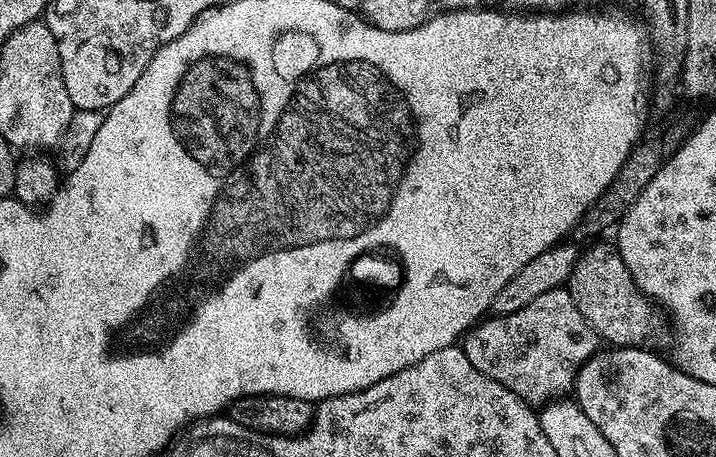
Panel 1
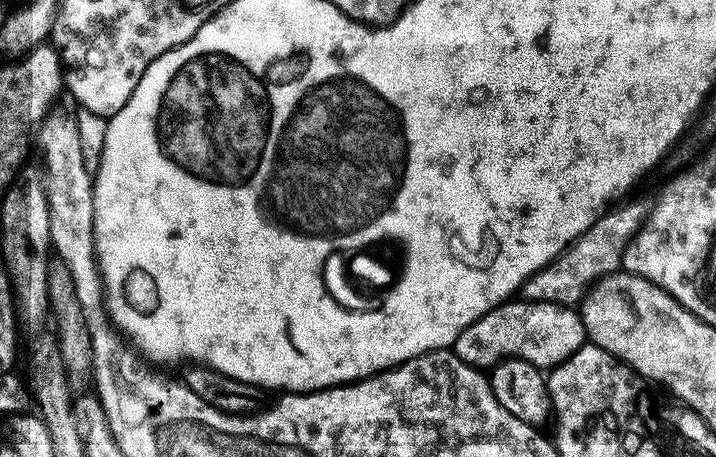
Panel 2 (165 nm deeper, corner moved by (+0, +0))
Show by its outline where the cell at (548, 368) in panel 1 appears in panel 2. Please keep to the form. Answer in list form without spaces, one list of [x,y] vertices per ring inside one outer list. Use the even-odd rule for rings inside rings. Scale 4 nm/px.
[[[516,298],[511,302],[500,304],[494,310],[490,310],[478,322],[466,326],[466,330],[462,330],[462,334],[458,334],[454,351],[458,358],[462,358],[462,362],[466,362],[471,368],[481,370],[491,370],[504,360],[511,359],[525,360],[541,370],[556,370],[559,369],[563,360],[574,355],[585,342],[584,323],[575,307]]]

